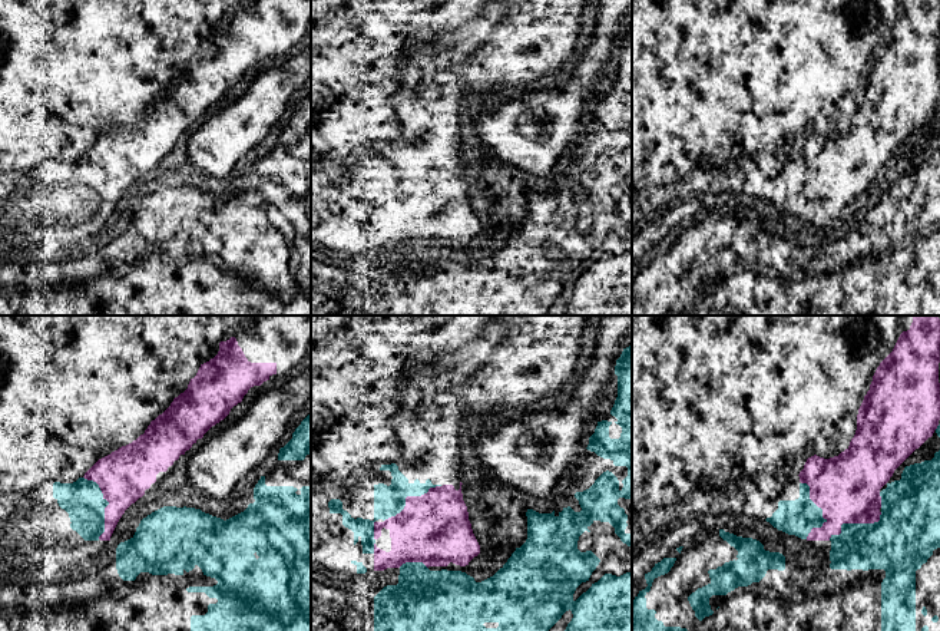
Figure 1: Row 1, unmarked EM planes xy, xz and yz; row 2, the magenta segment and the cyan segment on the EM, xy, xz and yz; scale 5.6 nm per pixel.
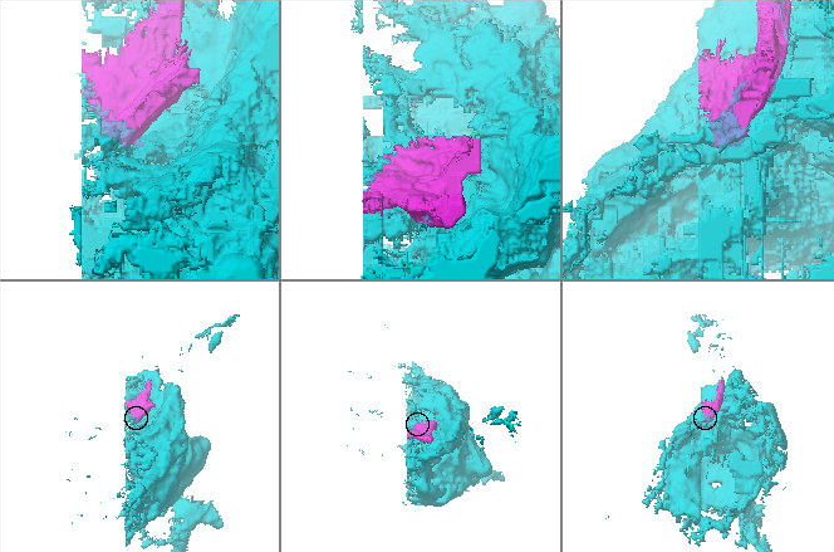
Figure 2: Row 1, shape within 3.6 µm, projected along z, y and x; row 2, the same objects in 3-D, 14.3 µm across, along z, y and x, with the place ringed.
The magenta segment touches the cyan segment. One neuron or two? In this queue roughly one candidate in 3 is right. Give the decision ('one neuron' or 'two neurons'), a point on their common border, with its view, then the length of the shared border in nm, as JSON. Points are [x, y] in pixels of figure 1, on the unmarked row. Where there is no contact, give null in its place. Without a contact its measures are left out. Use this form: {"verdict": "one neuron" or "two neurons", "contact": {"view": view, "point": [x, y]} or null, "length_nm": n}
{"verdict": "two neurons", "contact": {"view": "yz", "point": [823, 191]}, "length_nm": 320}

